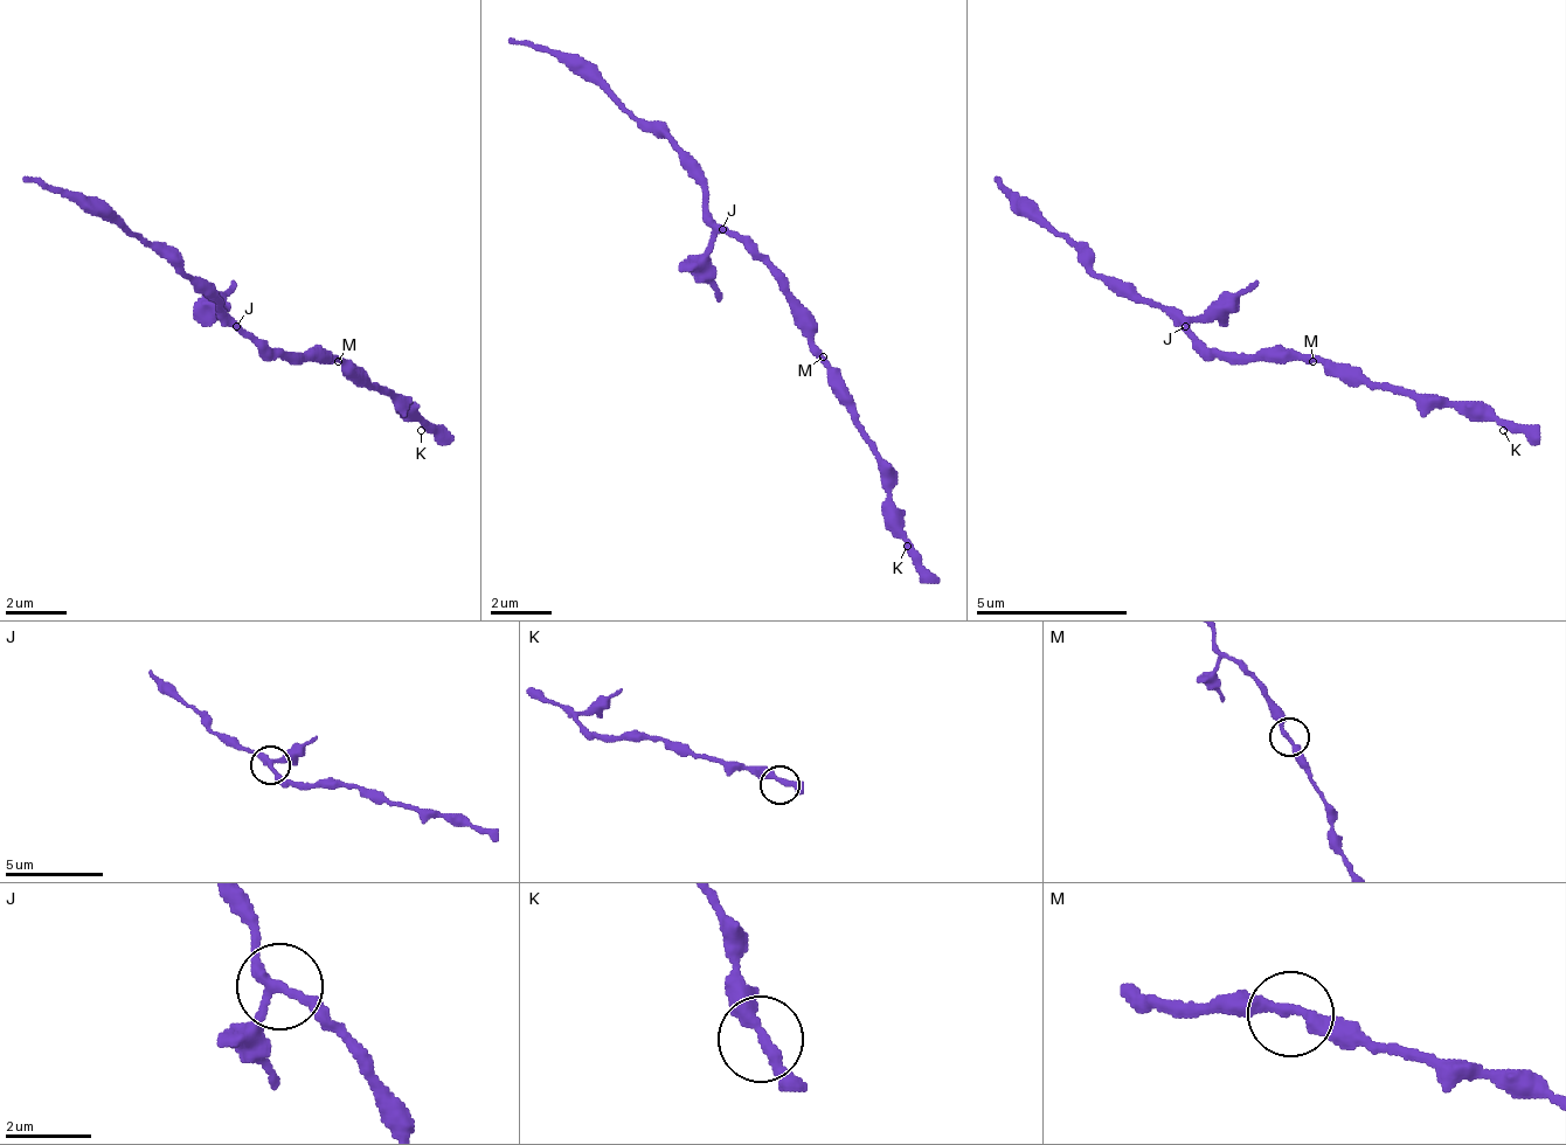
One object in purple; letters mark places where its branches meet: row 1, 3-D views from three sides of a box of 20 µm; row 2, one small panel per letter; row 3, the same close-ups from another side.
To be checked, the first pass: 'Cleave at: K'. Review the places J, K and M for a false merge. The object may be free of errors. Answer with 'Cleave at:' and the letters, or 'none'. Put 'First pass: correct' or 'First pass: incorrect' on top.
First pass: incorrect
Cleave at: none

